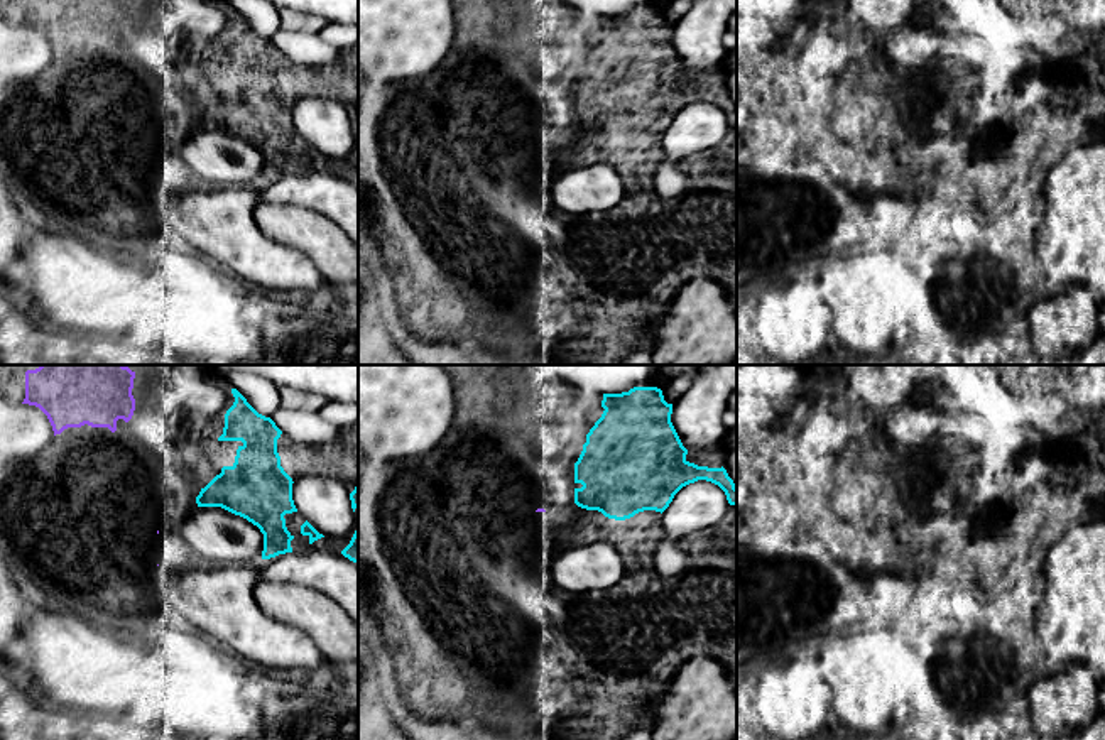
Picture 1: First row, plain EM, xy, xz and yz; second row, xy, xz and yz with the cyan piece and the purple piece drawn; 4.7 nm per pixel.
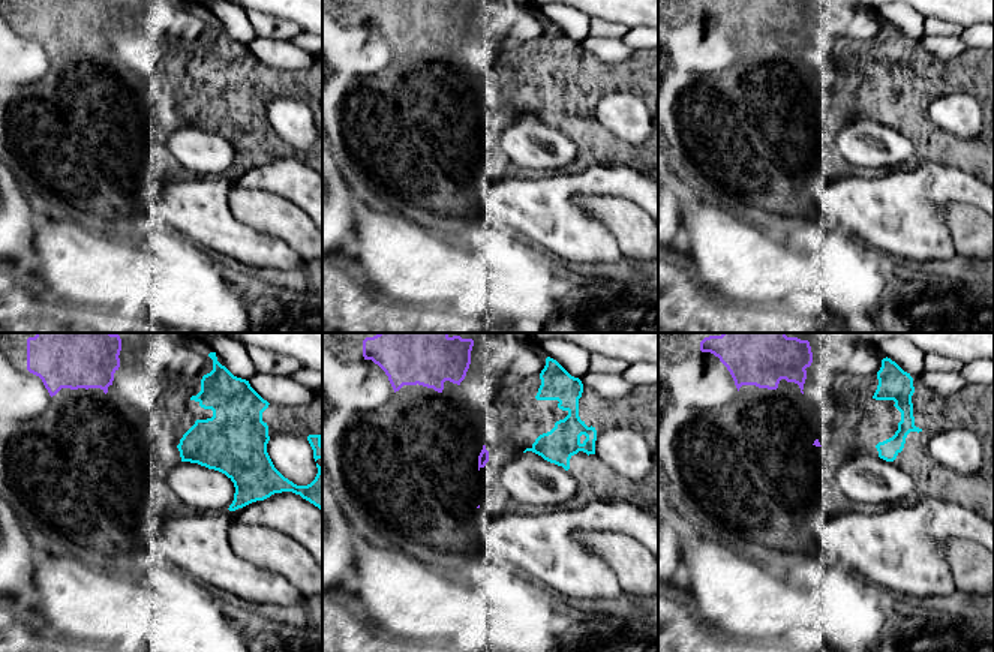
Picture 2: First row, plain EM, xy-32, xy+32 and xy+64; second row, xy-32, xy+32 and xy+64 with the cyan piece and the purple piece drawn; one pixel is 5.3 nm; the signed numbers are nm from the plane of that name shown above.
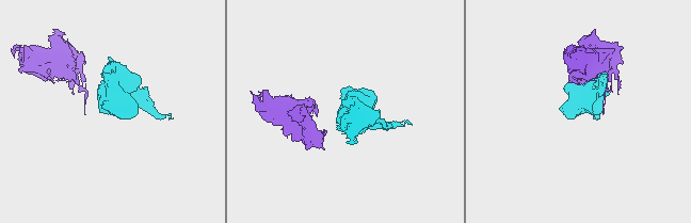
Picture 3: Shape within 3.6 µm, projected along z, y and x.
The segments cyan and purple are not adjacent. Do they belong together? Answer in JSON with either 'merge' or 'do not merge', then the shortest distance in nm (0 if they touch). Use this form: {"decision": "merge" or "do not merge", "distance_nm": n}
{"decision": "merge", "distance_nm": 220}

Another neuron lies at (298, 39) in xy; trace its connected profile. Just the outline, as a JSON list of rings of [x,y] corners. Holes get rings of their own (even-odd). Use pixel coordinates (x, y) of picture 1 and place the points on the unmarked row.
[[[280,7],[279,15],[280,30],[270,41],[294,64],[316,68],[329,64],[341,56],[341,51],[319,35],[329,24],[326,19],[287,7]]]

